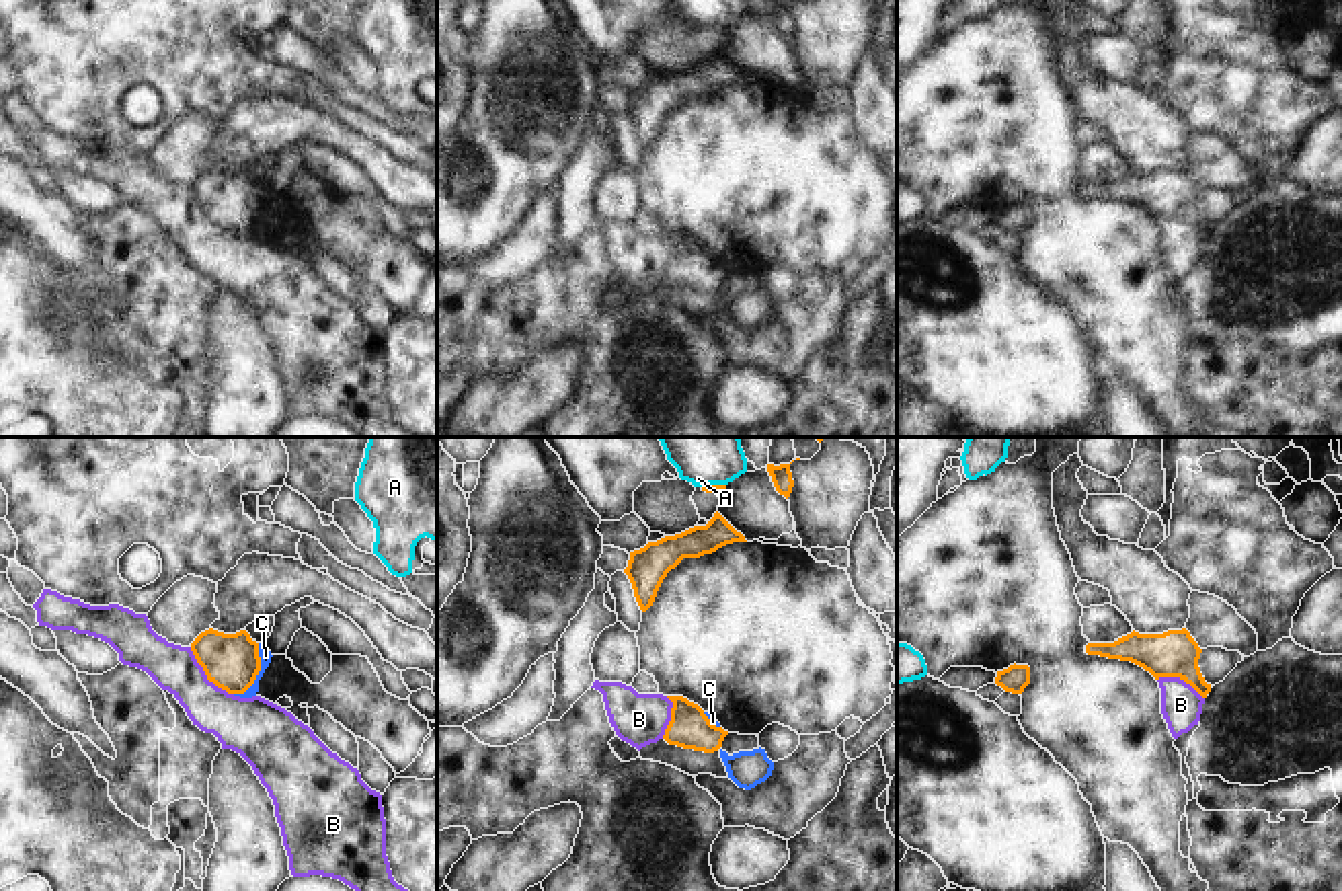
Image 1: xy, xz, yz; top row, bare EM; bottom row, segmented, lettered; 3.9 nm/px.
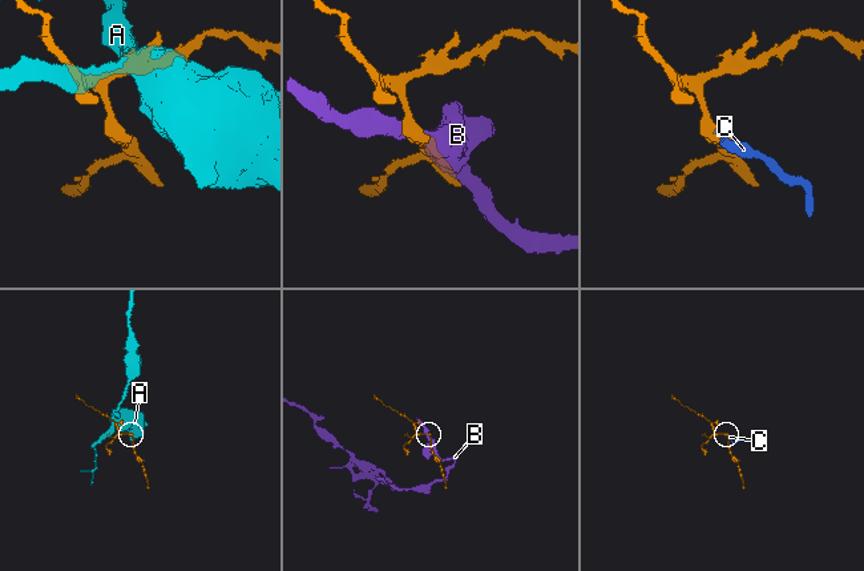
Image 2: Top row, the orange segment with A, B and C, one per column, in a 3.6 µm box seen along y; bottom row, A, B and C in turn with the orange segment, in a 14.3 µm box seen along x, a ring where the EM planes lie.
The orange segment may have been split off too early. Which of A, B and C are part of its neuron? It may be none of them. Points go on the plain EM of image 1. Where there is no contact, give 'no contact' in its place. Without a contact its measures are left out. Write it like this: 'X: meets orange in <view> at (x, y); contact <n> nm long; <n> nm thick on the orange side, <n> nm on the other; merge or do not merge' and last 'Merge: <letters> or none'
A: meets orange in xz at (713, 25); contact 100 nm long; 40 nm thick on the orange side, 110 nm on the other; do not merge
B: meets orange in xy at (206, 214); contact 260 nm long; 220 nm thick on the orange side, 220 nm on the other; do not merge
C: meets orange in xy at (259, 210); contact 220 nm long; 220 nm thick on the orange side, 50 nm on the other; merge
Merge: C

